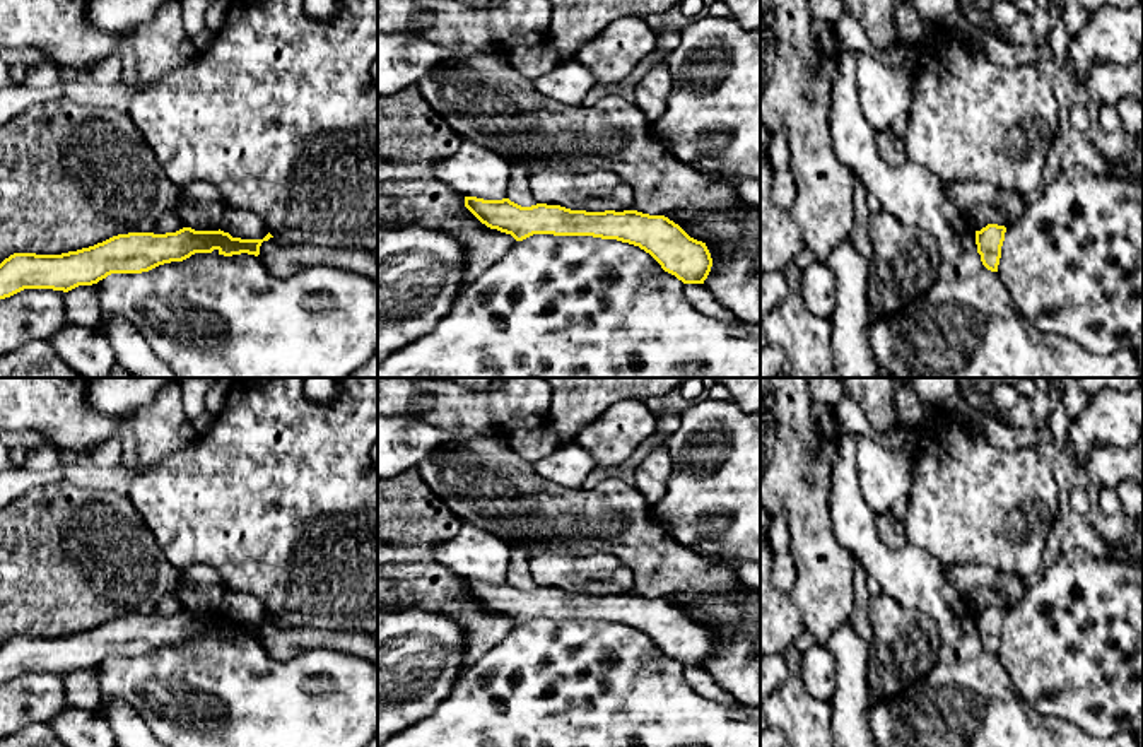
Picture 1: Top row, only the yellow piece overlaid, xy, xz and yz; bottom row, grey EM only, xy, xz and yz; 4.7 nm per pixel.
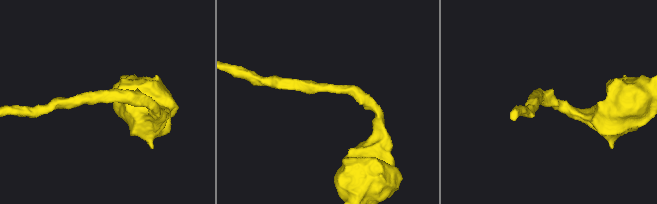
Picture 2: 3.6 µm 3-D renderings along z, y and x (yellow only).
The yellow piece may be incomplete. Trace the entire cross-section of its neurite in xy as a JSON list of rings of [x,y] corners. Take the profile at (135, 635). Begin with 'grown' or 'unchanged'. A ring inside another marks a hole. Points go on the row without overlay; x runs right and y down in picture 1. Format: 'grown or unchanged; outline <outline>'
unchanged; outline [[[183,610],[176,615],[166,615],[166,617],[154,617],[154,615],[118,617],[94,629],[62,636],[62,638],[14,636],[0,646],[0,682],[10,680],[24,672],[53,672],[53,673],[68,675],[79,668],[97,667],[99,663],[106,662],[111,656],[142,656],[159,648],[171,646],[171,644],[183,644],[195,636],[212,636],[214,632],[217,632],[219,638],[224,638],[224,639],[232,639],[241,636],[258,639],[261,626],[268,624],[270,621],[273,621],[270,615],[263,622],[241,622],[241,621],[232,621],[229,615],[224,615],[220,612],[195,614],[191,610]]]

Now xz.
unchanged; outline [[[465,579],[465,590],[487,610],[511,617],[516,624],[554,617],[593,619],[639,629],[683,667],[704,667],[712,650],[706,626],[690,621],[665,598],[637,593],[586,595],[547,586],[521,590],[509,581],[477,579]]]

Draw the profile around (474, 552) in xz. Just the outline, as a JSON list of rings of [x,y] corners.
[[[465,521],[460,532],[434,547],[434,561],[453,574],[484,583],[507,581],[507,561],[513,544]]]

